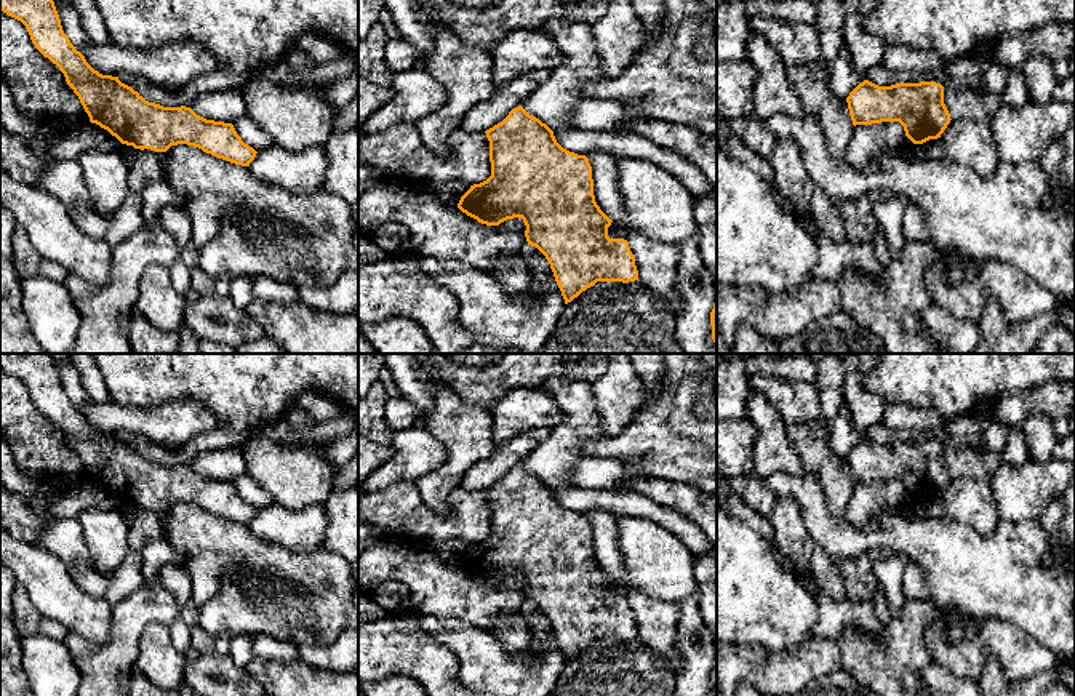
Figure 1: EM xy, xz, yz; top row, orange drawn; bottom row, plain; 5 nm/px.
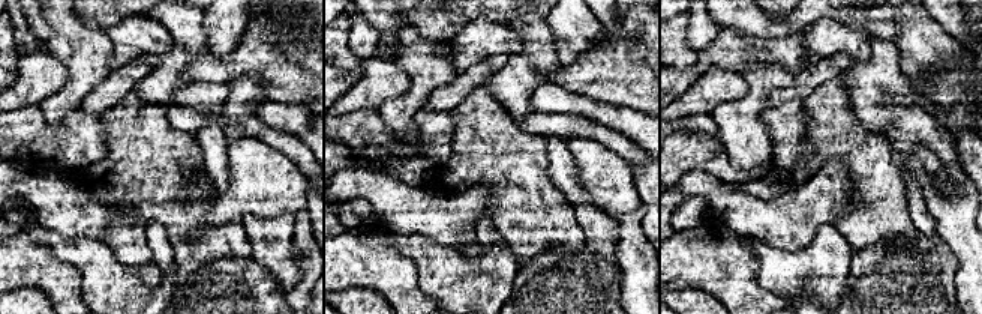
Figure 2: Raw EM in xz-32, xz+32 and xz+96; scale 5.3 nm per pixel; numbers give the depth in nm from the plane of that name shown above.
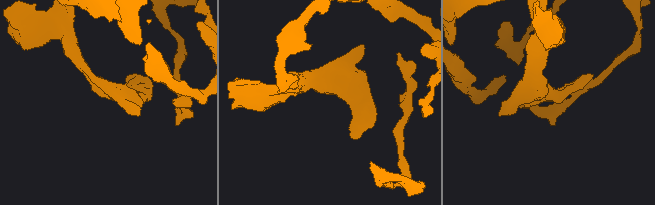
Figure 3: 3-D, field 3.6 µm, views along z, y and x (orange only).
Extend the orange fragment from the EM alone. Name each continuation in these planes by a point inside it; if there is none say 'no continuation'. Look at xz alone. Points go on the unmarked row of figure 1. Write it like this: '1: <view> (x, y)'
no continuation

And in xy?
no continuation

